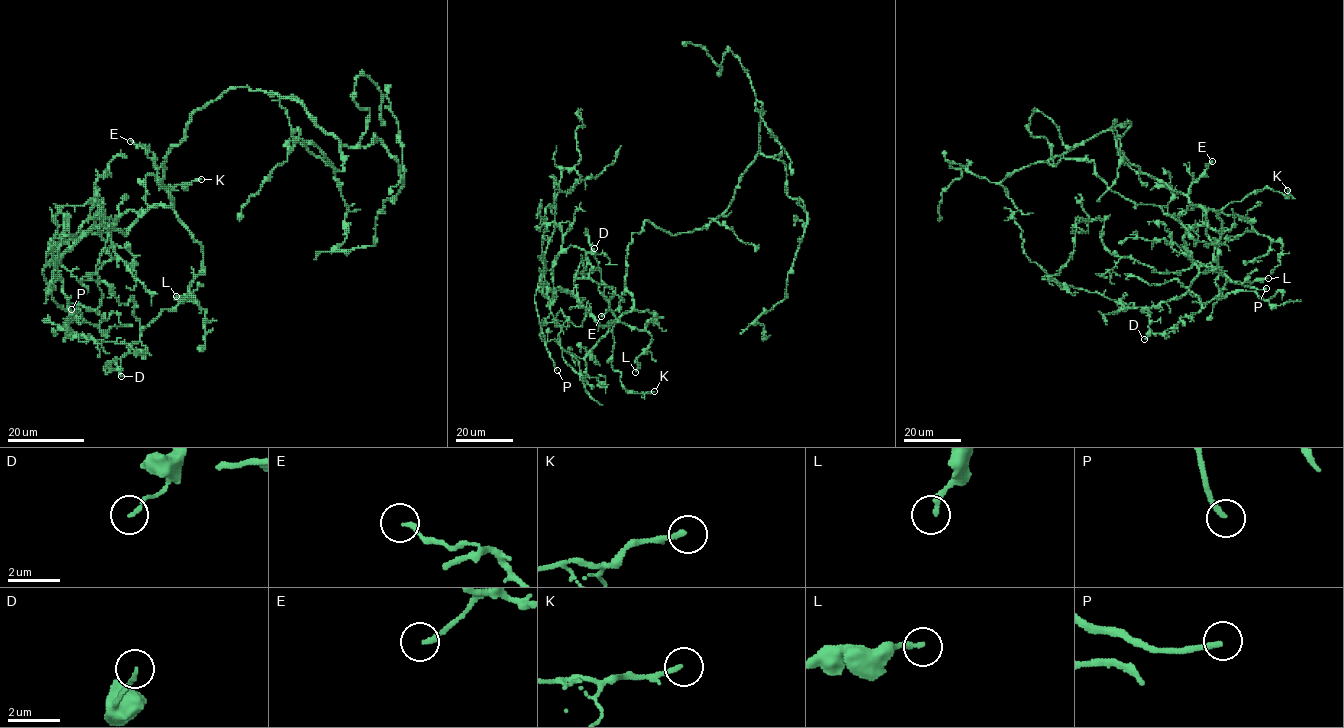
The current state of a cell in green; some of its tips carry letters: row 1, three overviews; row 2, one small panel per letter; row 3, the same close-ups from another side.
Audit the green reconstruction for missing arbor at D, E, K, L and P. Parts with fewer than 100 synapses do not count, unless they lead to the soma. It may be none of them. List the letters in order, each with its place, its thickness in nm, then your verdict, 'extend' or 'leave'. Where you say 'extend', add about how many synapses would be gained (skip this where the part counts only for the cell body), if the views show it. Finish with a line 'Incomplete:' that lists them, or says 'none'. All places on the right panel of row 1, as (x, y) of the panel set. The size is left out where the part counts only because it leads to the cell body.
D: place (1144, 339); calibre 130 nm; leave
E: place (1212, 161); calibre 190 nm; leave
K: place (1287, 190); calibre 170 nm; leave
L: place (1268, 278); calibre 220 nm; leave
P: place (1266, 288); calibre 200 nm; extend
Incomplete: P

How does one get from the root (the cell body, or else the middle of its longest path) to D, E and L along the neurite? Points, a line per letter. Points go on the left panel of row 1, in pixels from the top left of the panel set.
D: (167, 152), (162, 184), (201, 246), (202, 267), (189, 294), (142, 330), (117, 369), (111, 363), (121, 376)
E: (167, 152), (162, 184), (156, 176), (154, 154), (130, 141)
L: (167, 152), (162, 184), (177, 218), (202, 251), (201, 271), (188, 288), (197, 300), (179, 302), (176, 296)

